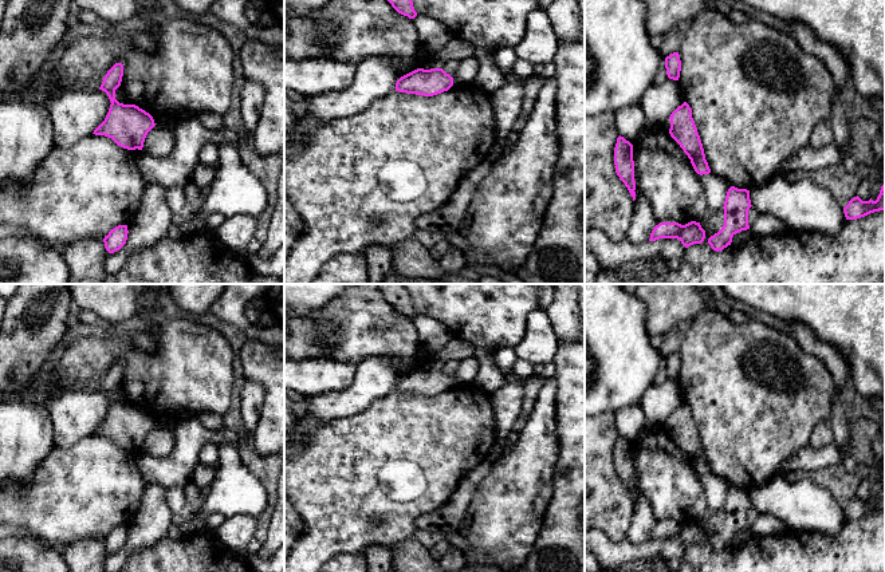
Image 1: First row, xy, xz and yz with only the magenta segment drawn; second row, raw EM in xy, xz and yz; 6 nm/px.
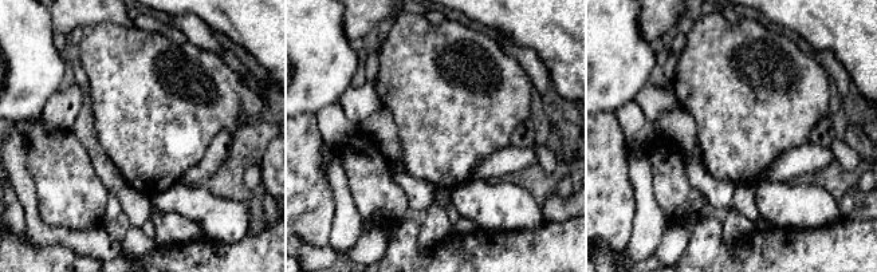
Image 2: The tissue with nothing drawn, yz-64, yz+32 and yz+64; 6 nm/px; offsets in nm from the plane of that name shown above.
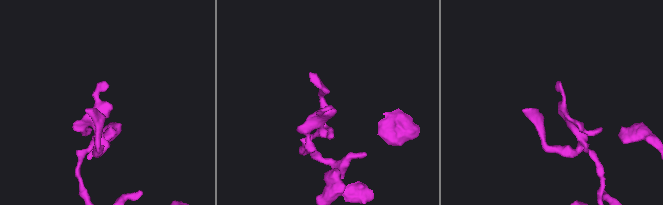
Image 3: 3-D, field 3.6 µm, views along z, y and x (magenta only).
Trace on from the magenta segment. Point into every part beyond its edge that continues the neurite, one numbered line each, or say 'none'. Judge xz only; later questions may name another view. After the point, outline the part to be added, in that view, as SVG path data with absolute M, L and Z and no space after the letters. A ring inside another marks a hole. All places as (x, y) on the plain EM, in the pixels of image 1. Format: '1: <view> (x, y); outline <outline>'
1: xz (456, 348); outline M453 338L444 348L438 352L429 355L425 364L420 368L442 368L447 360L456 359L463 360L465 358L473 356L473 346L465 340Z

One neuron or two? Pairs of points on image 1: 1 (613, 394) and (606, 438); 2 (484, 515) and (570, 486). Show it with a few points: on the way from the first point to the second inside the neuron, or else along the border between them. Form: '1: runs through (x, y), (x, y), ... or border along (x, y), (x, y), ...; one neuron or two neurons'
1: border along (614, 413), (605, 411), (598, 414); two neurons
2: border along (555, 461), (553, 497), (542, 521); two neurons

